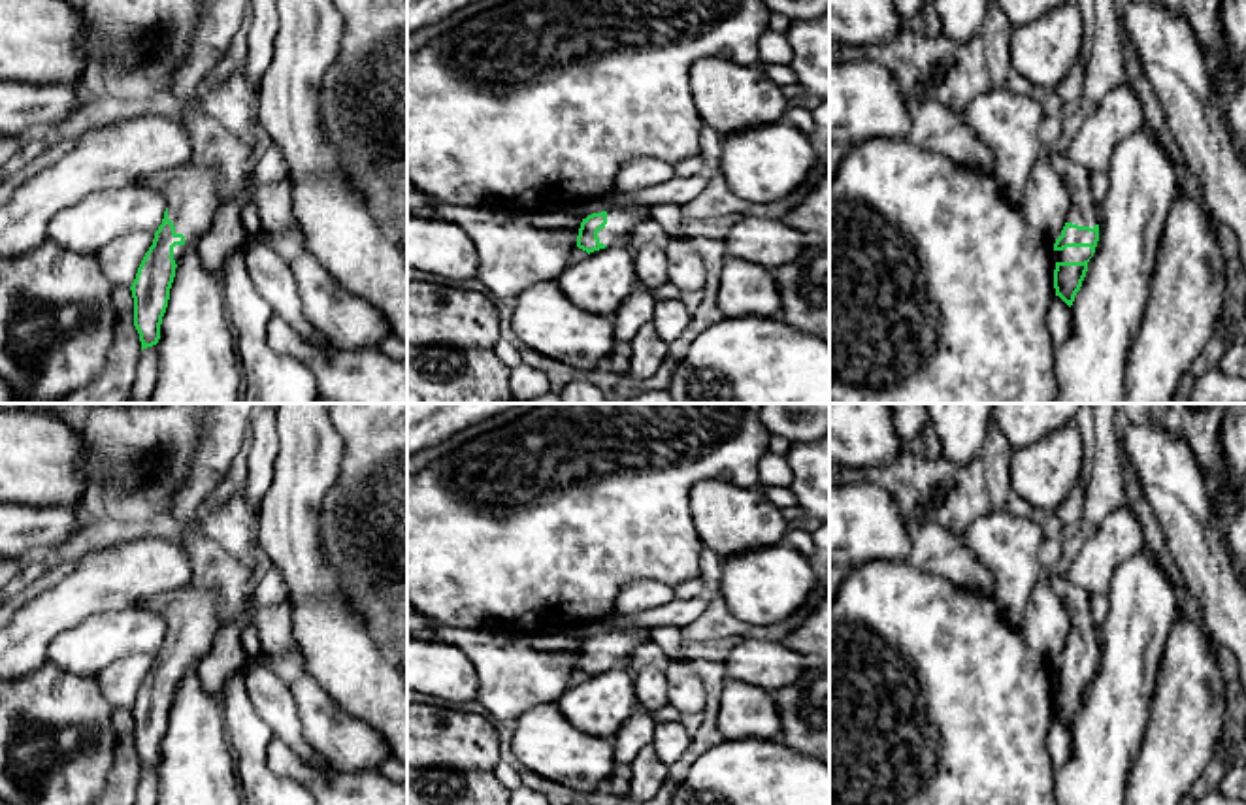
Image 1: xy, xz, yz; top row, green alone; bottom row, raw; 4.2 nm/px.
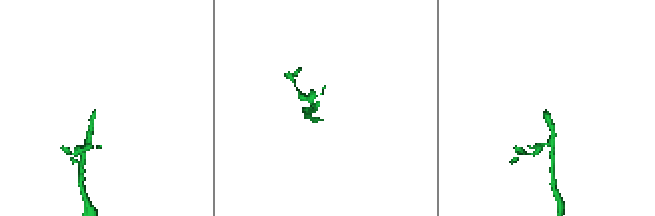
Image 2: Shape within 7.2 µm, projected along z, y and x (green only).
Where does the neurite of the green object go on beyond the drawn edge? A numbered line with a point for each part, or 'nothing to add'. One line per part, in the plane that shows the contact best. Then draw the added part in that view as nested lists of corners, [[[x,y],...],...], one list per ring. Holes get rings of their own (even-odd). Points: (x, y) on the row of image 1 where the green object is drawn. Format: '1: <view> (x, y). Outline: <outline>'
1: yz (1071, 253). Outline: [[[1067,247],[1063,251],[1054,251],[1056,262],[1084,262],[1091,256],[1090,247]]]

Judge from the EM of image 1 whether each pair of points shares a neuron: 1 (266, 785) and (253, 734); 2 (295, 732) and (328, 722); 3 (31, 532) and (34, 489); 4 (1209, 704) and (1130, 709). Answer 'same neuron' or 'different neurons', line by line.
1: same neuron
2: different neurons
3: different neurons
4: different neurons

